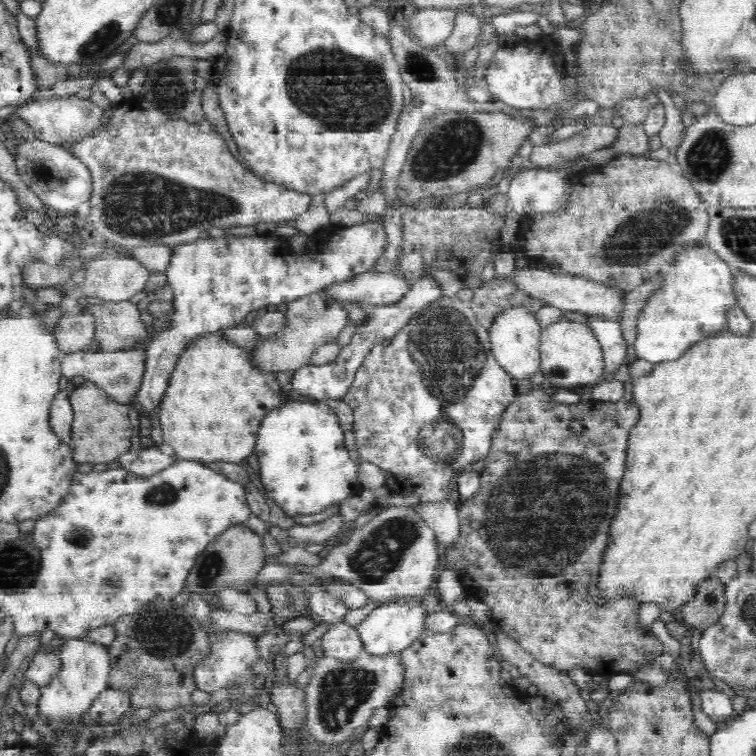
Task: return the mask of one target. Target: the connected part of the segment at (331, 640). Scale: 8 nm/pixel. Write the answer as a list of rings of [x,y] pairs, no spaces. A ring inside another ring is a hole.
[[[345,621],[332,623],[332,628],[321,637],[317,649],[341,661],[354,660],[364,652],[357,627],[352,627]]]

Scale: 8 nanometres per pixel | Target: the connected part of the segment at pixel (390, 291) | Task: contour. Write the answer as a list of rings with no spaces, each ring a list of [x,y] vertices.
[[[366,272],[356,280],[331,284],[324,291],[336,302],[364,299],[368,303],[388,305],[404,298],[412,285],[399,273]]]

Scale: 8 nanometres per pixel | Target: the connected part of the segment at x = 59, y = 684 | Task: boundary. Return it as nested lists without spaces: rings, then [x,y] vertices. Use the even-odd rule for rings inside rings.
[[[64,637],[64,640],[65,642],[58,652],[62,661],[61,671],[52,678],[50,684],[41,688],[40,700],[37,702],[37,710],[48,720],[49,726],[60,729],[74,728],[74,726],[78,726],[81,719],[87,721],[85,715],[91,708],[92,702],[95,702],[95,698],[109,688],[109,670],[111,669],[109,653],[104,645],[96,645],[80,637]]]

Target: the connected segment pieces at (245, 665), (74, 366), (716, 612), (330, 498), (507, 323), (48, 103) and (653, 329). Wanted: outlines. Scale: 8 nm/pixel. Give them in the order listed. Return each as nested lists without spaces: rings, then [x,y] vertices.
[[[223,631],[222,634],[210,634],[208,640],[210,641],[210,654],[195,669],[197,688],[211,694],[220,689],[242,685],[246,680],[253,679],[256,674],[252,670],[252,665],[261,660],[256,640],[256,636],[234,631]]]
[[[132,347],[115,351],[80,351],[62,355],[61,371],[67,380],[72,380],[74,376],[83,376],[86,380],[96,383],[102,390],[105,390],[114,401],[118,400],[118,403],[129,404],[129,401],[133,401],[137,395],[141,385],[147,349]]]
[[[714,575],[700,582],[696,588],[696,596],[688,601],[682,610],[682,622],[688,628],[706,630],[720,620],[724,614],[725,583]]]
[[[324,401],[283,402],[266,414],[258,430],[255,454],[260,462],[260,479],[269,497],[278,504],[288,516],[296,514],[314,514],[331,506],[338,505],[348,497],[354,496],[352,485],[357,482],[358,467],[350,459],[345,446],[344,431],[340,427],[338,416]]]
[[[508,308],[500,312],[494,318],[492,326],[488,327],[491,353],[497,363],[512,378],[528,380],[538,372],[541,364],[540,335],[542,329],[535,313],[525,308]]]
[[[76,95],[66,96],[66,98],[42,98],[36,102],[29,101],[28,104],[20,106],[16,110],[16,116],[22,118],[32,132],[36,134],[36,139],[55,145],[60,142],[79,142],[80,138],[92,137],[96,130],[102,126],[102,116],[107,113],[90,100],[82,100]]]
[[[707,247],[688,248],[676,254],[676,258],[662,271],[662,286],[648,298],[646,306],[637,318],[637,336],[631,356],[648,362],[663,363],[683,356],[692,346],[704,338],[727,328],[727,313],[736,304],[734,272],[724,259]]]

